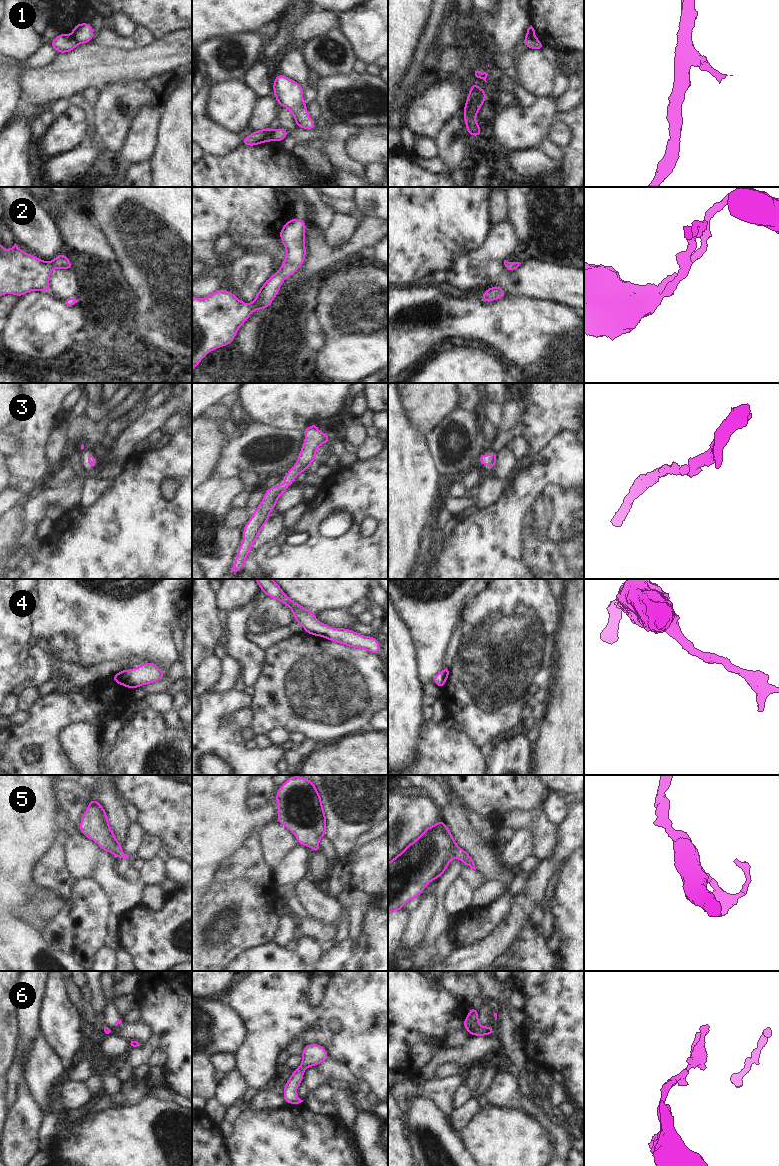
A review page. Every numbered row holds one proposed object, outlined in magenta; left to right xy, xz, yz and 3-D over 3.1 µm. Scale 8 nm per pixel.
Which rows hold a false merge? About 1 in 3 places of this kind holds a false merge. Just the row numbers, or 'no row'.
1

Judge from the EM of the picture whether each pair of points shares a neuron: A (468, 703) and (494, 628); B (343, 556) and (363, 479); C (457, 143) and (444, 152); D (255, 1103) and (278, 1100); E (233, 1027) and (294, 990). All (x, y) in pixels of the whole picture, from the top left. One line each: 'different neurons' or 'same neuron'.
A: same neuron
B: same neuron
C: same neuron
D: same neuron
E: different neurons

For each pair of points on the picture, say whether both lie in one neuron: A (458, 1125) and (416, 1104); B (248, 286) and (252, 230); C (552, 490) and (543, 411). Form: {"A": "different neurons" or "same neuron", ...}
{"A": "different neurons", "B": "different neurons", "C": "different neurons"}

